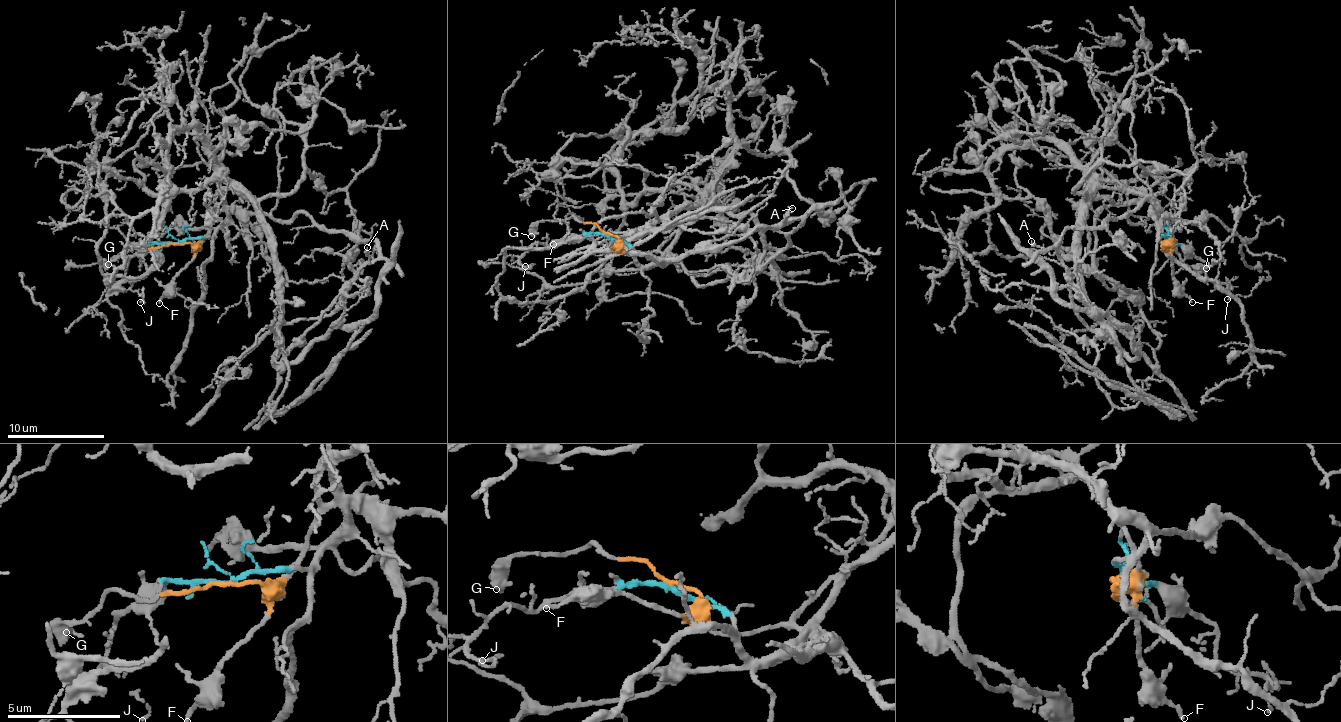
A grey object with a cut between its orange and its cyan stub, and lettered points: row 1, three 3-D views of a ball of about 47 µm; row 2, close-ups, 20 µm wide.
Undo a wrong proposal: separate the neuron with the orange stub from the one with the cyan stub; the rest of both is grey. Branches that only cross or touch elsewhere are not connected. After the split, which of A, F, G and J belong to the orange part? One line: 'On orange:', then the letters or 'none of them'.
On orange: A, F, G

